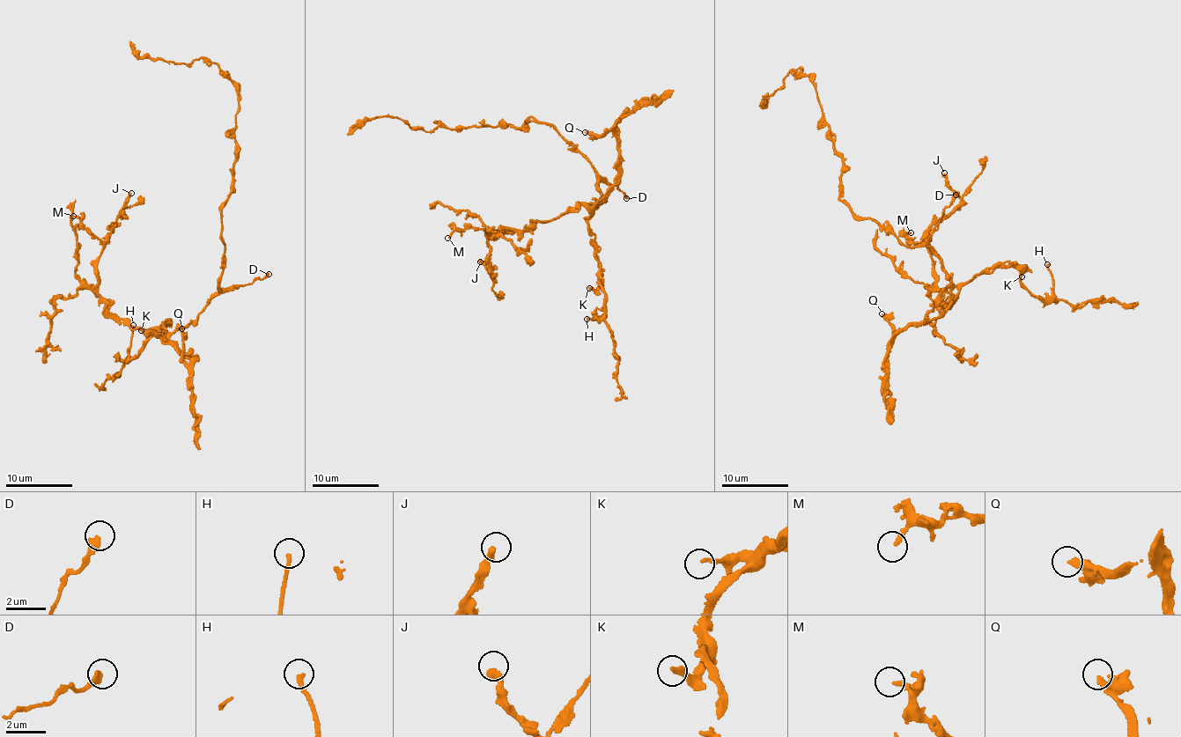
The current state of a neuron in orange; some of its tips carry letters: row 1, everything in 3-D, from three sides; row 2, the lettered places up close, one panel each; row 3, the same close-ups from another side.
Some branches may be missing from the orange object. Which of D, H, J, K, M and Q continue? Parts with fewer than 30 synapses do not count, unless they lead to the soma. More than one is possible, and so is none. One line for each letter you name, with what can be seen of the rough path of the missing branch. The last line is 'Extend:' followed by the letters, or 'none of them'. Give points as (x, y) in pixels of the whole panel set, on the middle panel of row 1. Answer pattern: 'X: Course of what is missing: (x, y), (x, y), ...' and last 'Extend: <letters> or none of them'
H: Course of what is missing: (586, 319), (576, 323), (572, 321), (560, 329), (547, 327), (545, 325), (540, 327), (520, 327), (521, 320)
Q: Course of what is missing: (585, 132), (496, 99), (465, 118), (439, 118), (422, 128), (386, 174), (388, 195), (459, 241), (472, 259)
Extend: H, Q

